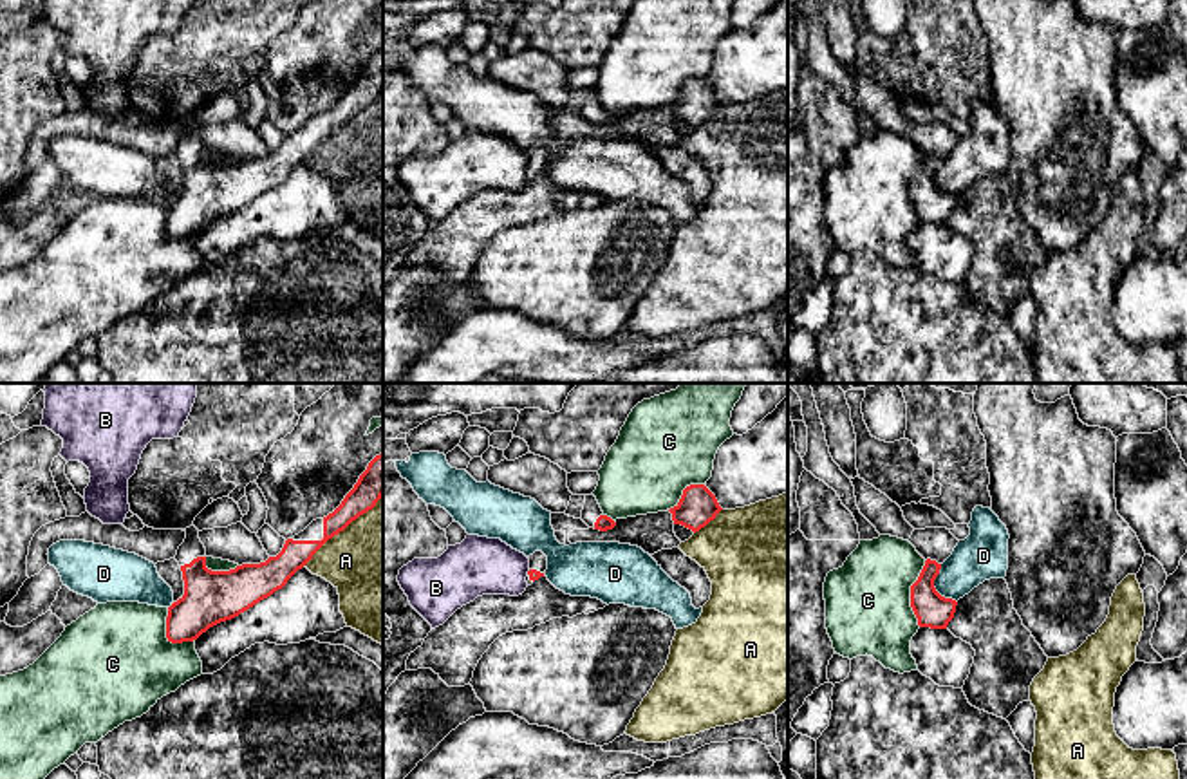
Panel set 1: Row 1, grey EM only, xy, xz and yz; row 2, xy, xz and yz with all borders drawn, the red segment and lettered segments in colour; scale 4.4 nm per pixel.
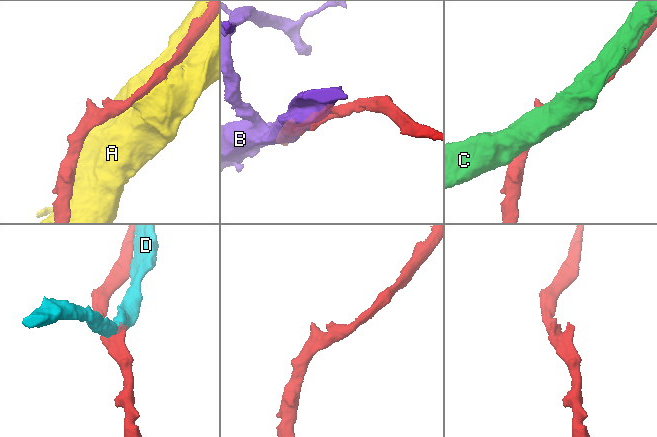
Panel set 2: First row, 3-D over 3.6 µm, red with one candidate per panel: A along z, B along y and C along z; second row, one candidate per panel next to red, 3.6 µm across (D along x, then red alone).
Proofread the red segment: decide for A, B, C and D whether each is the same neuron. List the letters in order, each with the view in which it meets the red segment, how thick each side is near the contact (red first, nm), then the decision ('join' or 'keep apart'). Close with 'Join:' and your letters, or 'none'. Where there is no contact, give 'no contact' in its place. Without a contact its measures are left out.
A: contact in xy; calibres 140 and 460 nm; keep apart
B: contact in xz; calibres 50 and 260 nm; keep apart
C: contact in yz; calibres 150 and 380 nm; keep apart
D: contact in yz; calibres 150 and 220 nm; keep apart
Join: none

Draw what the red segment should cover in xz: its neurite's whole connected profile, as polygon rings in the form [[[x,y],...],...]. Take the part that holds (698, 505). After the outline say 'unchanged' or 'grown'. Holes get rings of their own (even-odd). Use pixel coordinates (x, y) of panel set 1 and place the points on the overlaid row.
[[[690,484],[683,490],[679,502],[670,508],[674,524],[681,524],[694,533],[705,528],[723,508],[705,484]]]; unchanged

